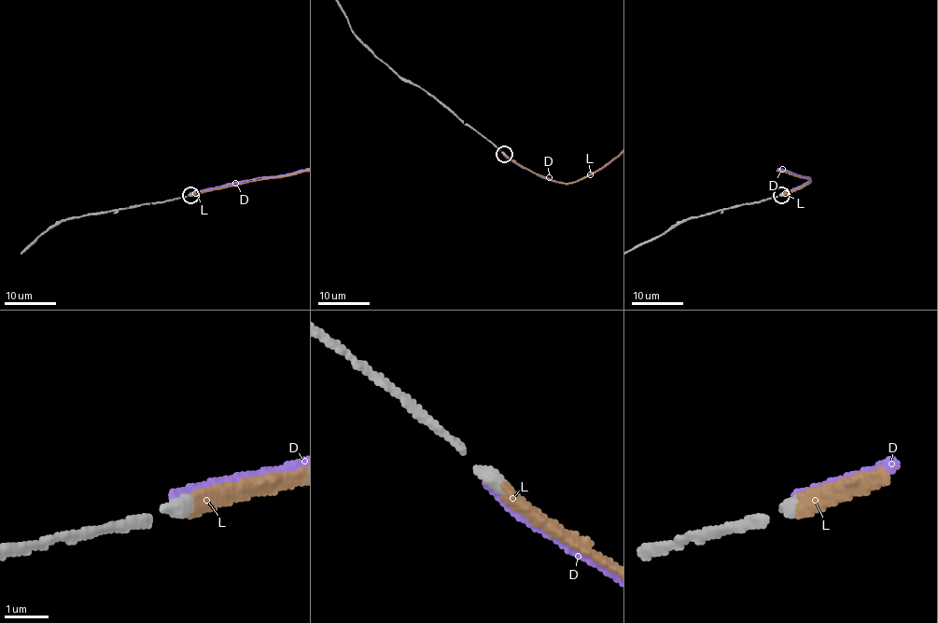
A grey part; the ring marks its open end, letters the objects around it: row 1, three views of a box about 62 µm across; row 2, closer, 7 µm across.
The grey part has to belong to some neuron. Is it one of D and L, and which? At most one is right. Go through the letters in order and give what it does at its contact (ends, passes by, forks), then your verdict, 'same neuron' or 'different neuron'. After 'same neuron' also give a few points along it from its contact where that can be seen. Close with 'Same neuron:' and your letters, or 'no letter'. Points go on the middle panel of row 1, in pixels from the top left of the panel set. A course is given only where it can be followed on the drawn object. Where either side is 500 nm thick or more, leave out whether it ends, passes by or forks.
D: it ends there; different neuron
L: it ends there; same neuron
Same neuron: L

